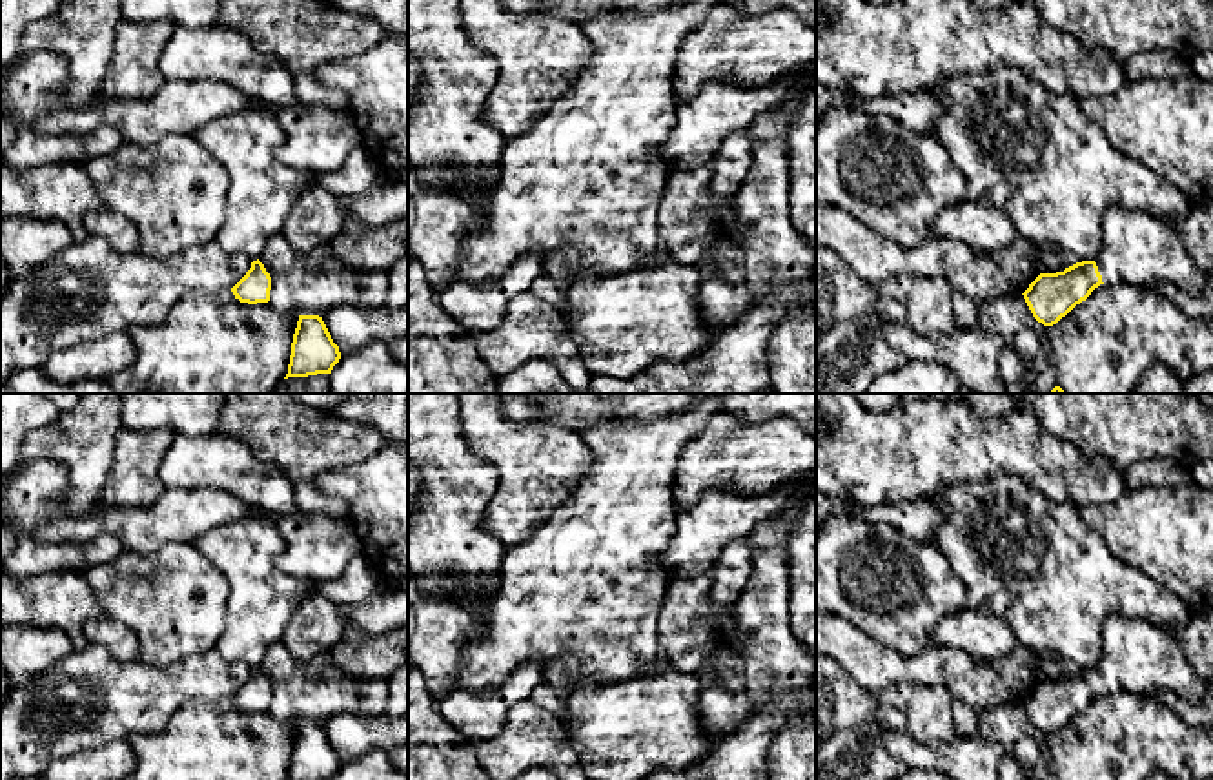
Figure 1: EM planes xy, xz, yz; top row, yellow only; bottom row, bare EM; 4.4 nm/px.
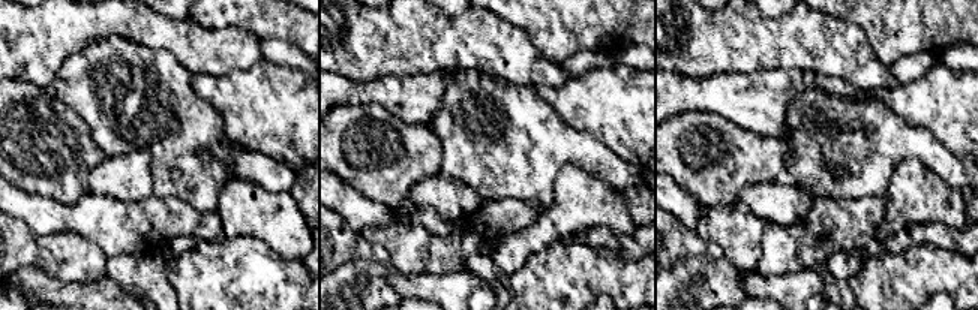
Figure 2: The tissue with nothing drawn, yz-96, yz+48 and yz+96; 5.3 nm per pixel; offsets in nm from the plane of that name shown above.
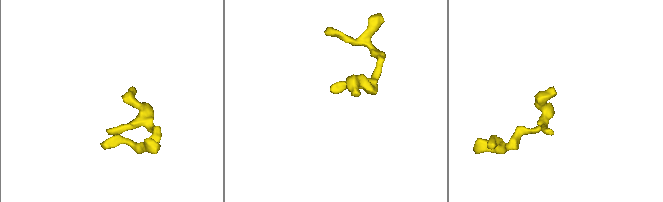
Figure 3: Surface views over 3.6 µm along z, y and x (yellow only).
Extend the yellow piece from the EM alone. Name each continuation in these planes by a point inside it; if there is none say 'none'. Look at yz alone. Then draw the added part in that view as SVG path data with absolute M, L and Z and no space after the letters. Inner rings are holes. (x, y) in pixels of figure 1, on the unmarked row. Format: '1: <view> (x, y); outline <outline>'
1: yz (1137, 656); outline M1120 612L1109 614L1102 625L1095 671L1107 694L1171 691L1189 703L1200 703L1206 694L1206 682L1175 631Z

